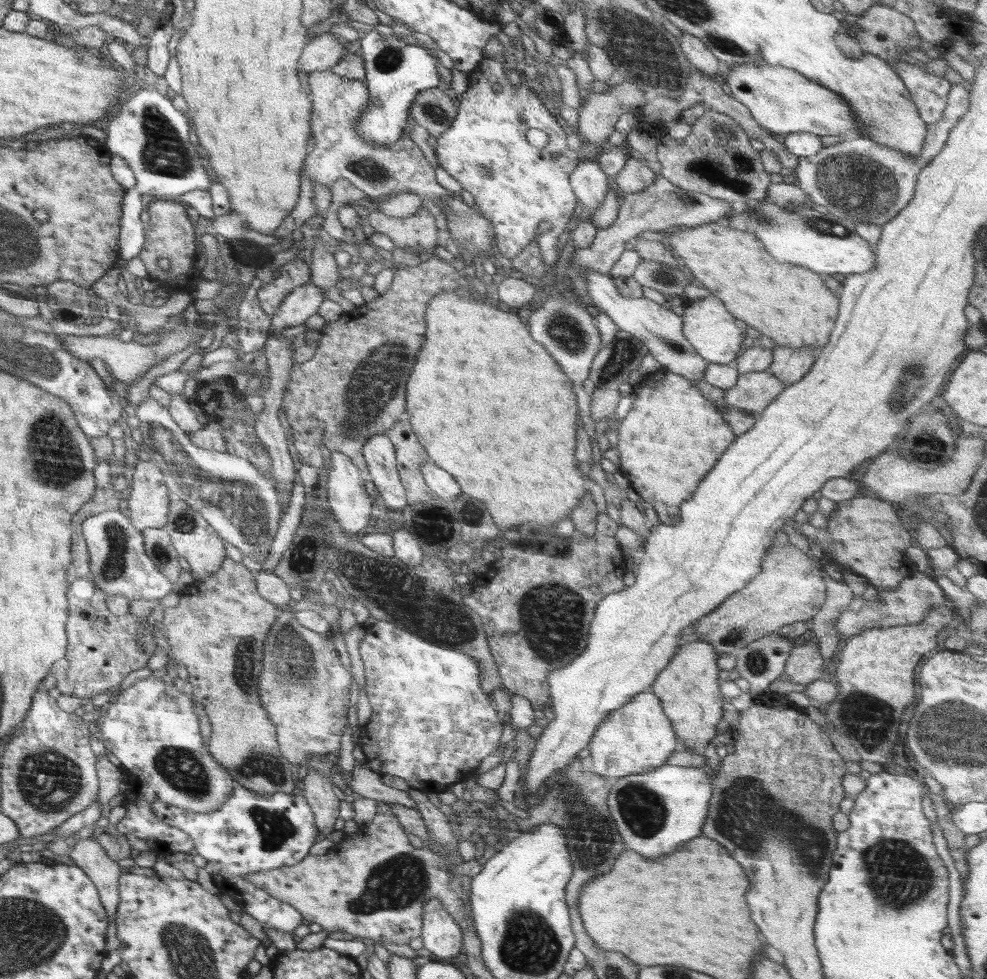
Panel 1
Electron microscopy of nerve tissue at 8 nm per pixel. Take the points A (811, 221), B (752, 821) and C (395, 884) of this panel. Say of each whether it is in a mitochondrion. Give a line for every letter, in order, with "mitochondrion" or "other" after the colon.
A: mitochondrion
B: mitochondrion
C: mitochondrion

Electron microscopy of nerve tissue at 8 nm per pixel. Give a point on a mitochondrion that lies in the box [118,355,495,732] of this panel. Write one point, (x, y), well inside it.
(411, 600)

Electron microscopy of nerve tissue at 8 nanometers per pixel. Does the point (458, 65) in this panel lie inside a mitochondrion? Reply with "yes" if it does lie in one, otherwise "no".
no

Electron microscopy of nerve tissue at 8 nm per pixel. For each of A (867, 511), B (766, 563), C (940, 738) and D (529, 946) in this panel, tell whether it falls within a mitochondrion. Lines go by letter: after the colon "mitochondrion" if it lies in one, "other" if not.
A: other
B: other
C: mitochondrion
D: mitochondrion

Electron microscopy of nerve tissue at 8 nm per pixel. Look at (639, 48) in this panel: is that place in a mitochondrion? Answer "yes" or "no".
yes

